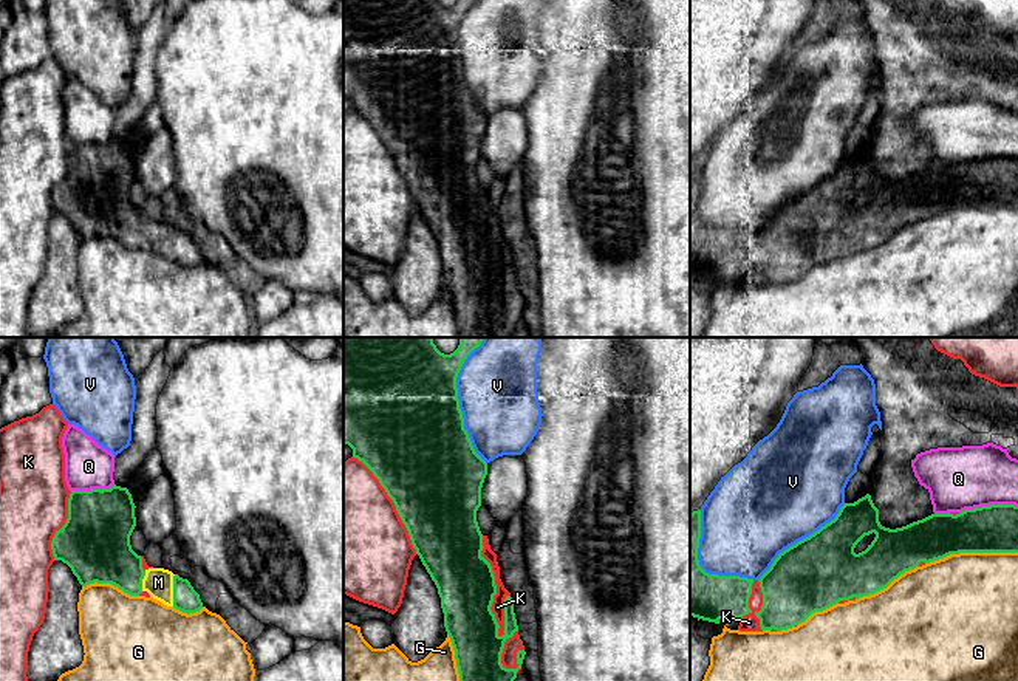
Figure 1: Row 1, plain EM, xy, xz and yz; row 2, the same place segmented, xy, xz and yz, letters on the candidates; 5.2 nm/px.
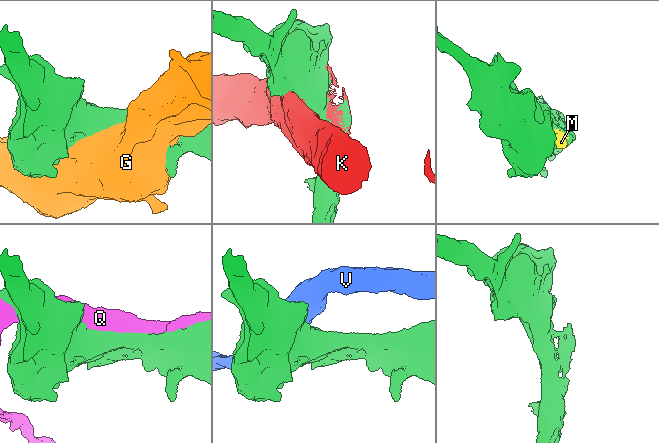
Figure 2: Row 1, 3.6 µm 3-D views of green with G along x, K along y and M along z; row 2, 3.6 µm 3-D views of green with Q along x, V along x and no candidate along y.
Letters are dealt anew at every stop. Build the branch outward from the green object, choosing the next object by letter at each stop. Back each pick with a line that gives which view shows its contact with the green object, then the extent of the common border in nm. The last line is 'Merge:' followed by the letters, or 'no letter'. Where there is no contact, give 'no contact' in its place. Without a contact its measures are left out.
M: contact in xy; length 170 nm
Merge: M

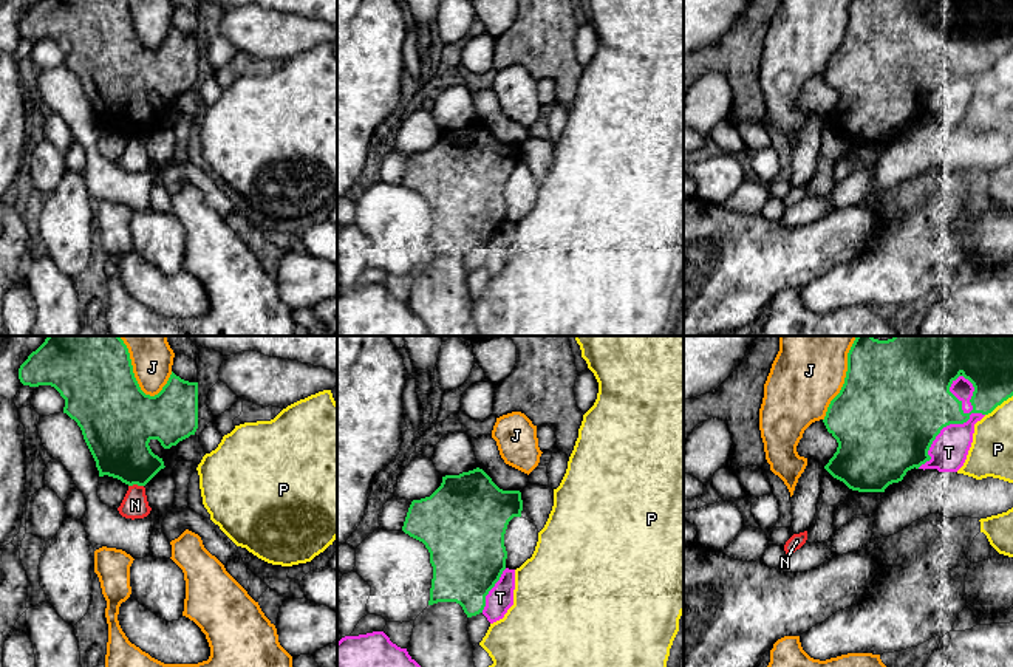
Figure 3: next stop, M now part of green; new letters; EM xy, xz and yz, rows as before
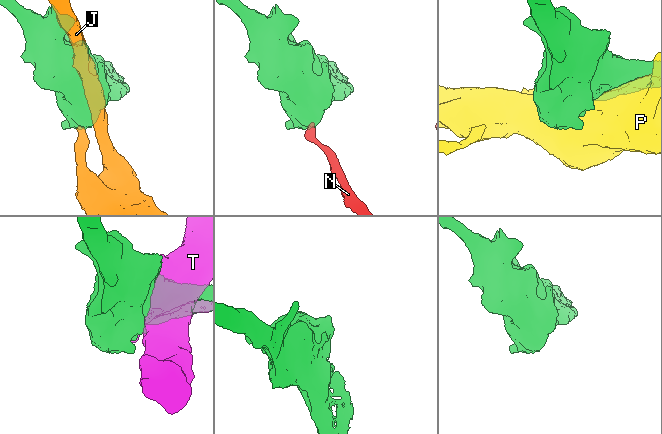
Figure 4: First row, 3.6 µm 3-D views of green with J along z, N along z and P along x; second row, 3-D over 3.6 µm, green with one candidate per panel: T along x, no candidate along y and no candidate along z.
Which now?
Merge: no letter

